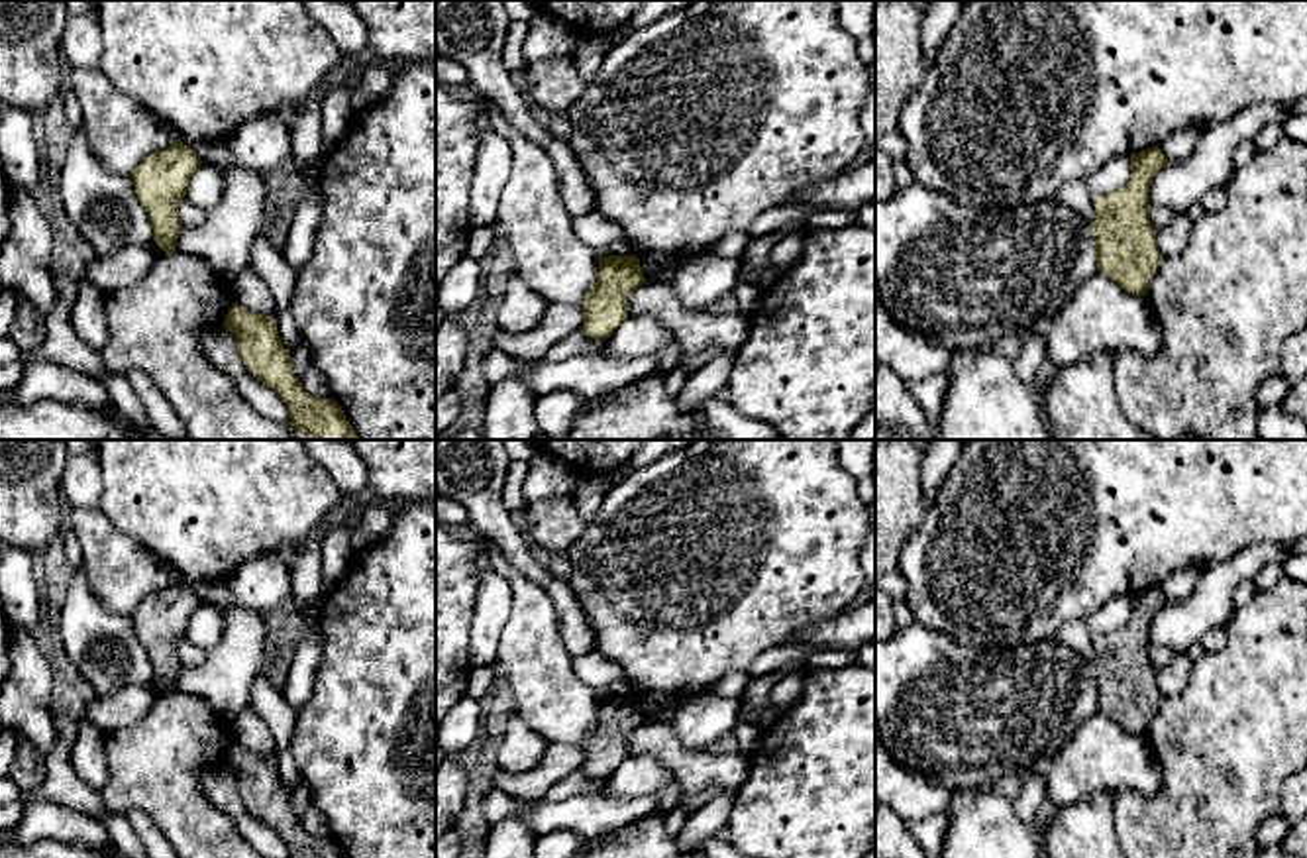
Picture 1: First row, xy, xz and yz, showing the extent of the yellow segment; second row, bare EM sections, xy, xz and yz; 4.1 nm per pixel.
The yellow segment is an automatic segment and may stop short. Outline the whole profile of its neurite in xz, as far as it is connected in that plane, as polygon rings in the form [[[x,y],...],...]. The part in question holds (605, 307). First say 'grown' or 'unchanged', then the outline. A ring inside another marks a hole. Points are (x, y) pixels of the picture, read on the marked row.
unchanged; [[[638,255],[599,257],[599,279],[583,300],[583,332],[608,340],[628,318],[628,296],[646,283]]]

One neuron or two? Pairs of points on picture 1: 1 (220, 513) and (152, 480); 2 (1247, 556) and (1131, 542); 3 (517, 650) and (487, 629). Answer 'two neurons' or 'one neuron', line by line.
1: one neuron
2: two neurons
3: two neurons

